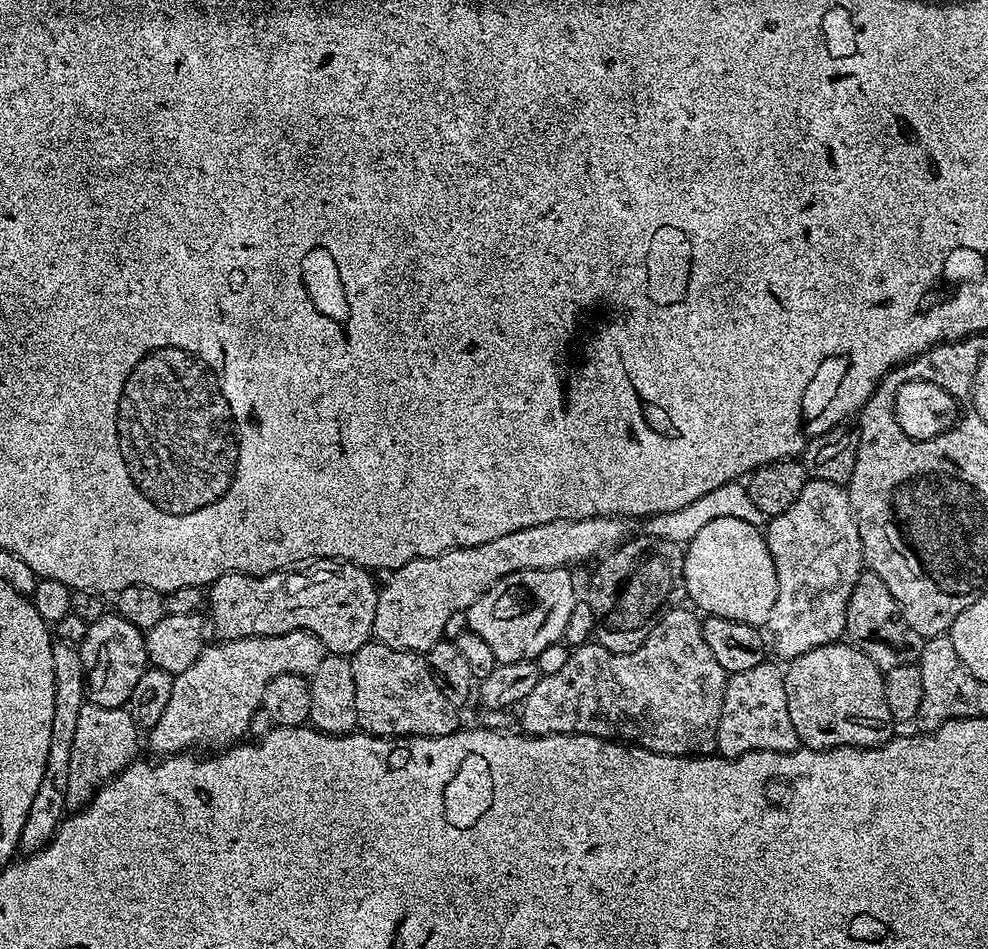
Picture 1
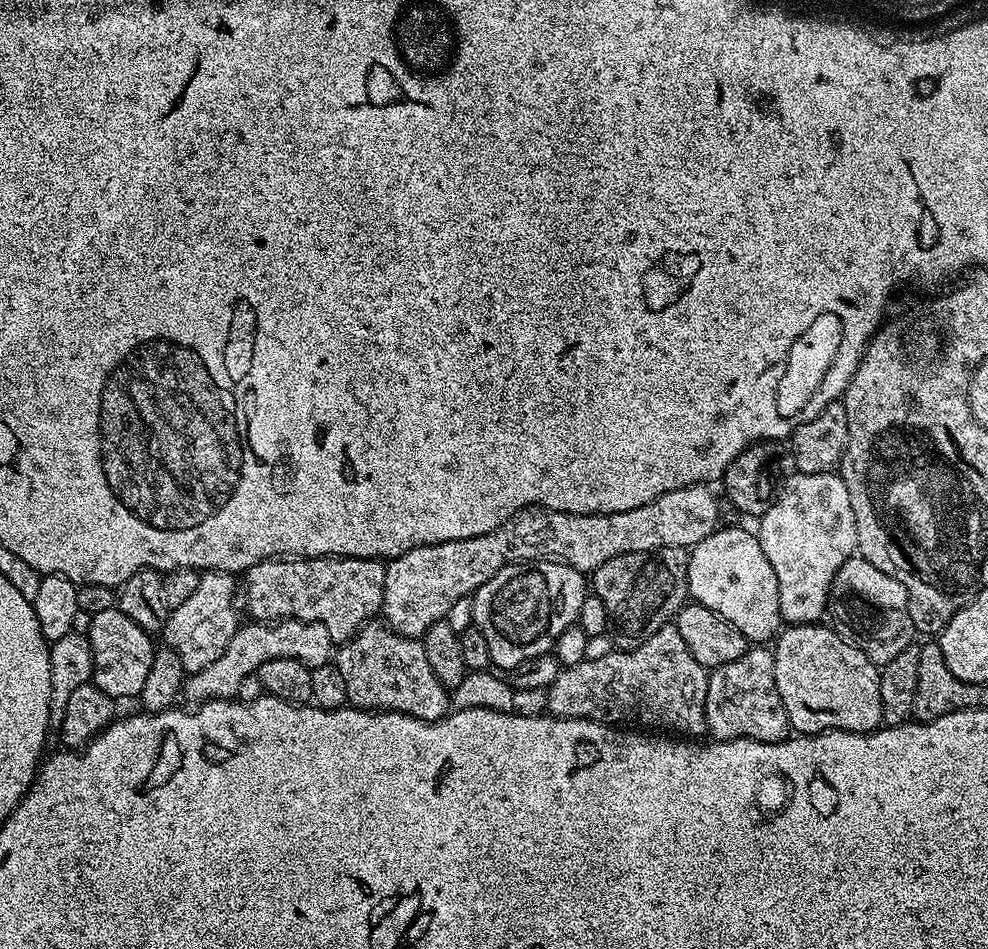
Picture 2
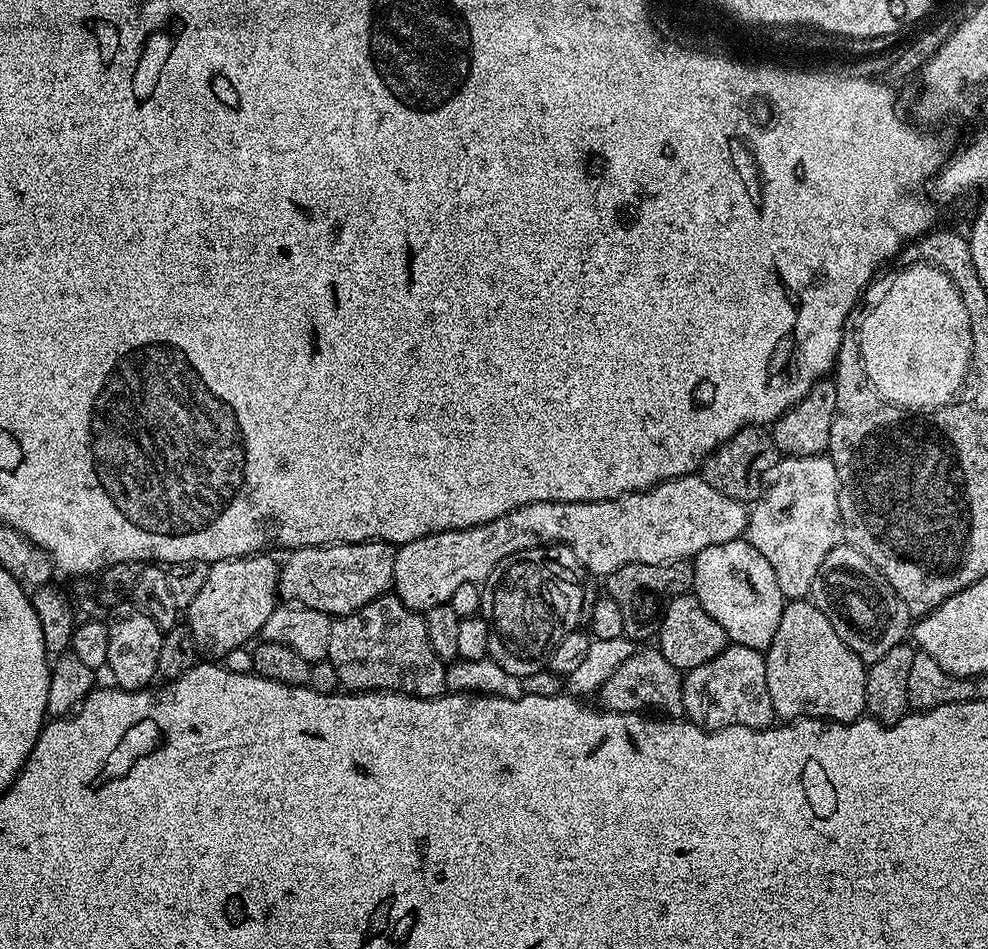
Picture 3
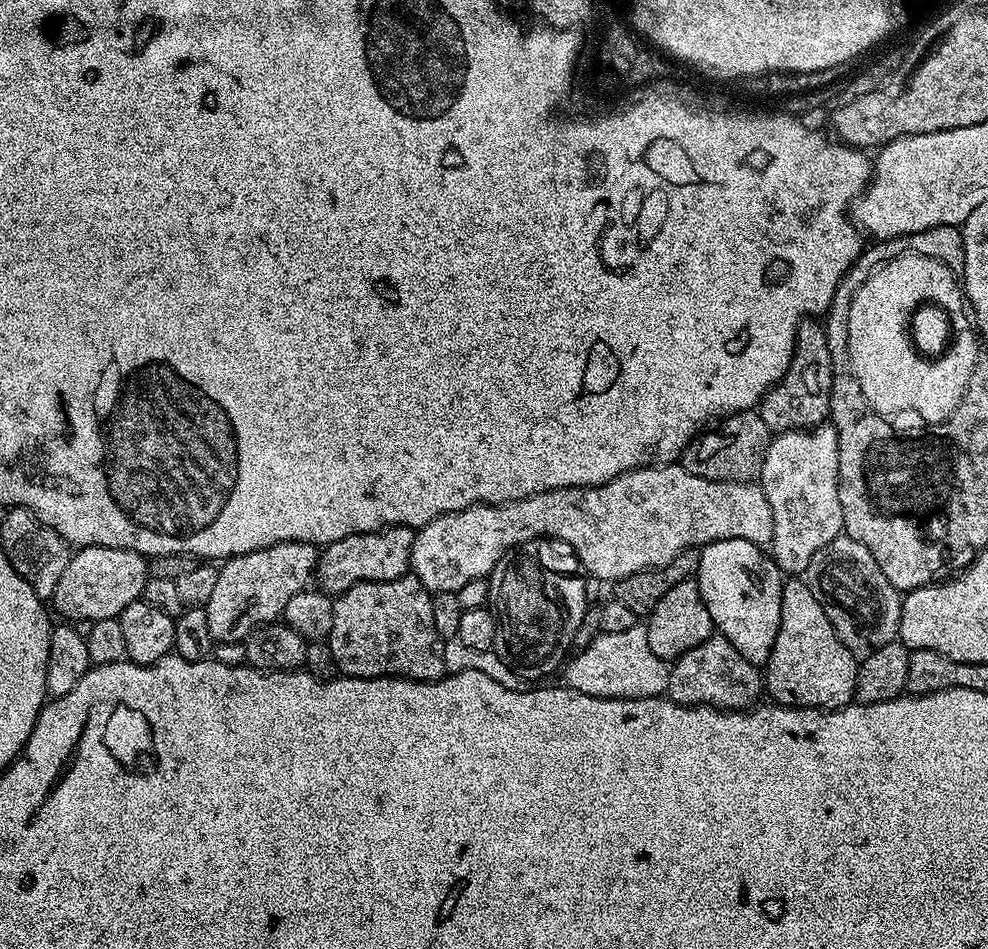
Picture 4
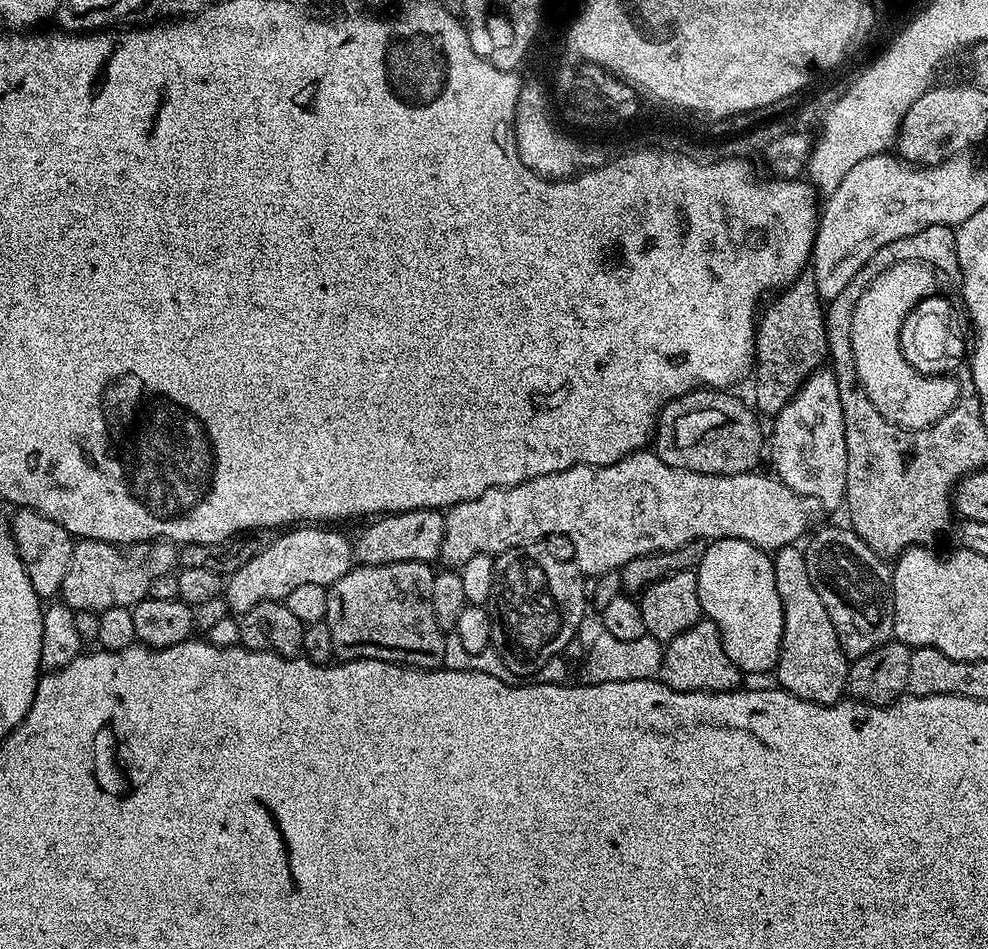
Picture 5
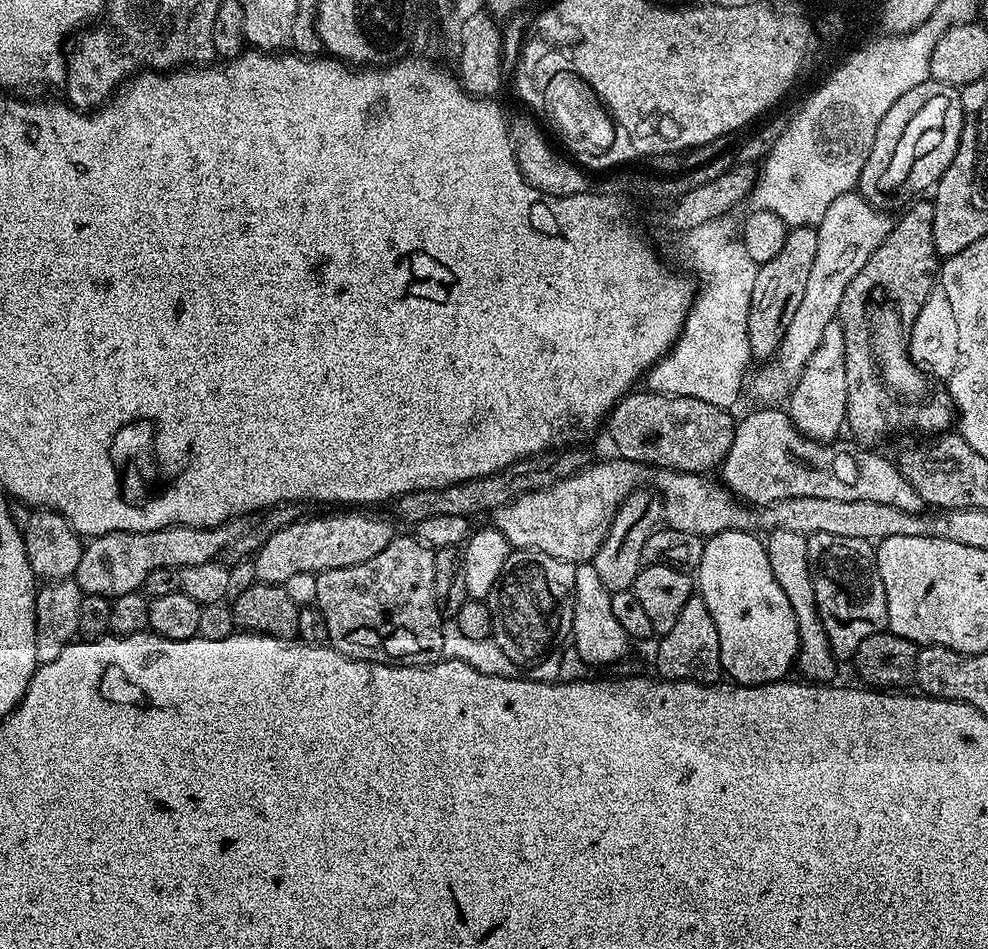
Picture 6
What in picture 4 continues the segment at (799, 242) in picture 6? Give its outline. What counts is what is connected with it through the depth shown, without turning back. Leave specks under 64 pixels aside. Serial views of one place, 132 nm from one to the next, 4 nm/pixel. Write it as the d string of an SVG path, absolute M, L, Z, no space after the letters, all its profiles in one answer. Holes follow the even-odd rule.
M816 318L801 319L790 366L779 382L761 398L758 411L769 432L803 432L829 419L832 410L832 362L828 333Z

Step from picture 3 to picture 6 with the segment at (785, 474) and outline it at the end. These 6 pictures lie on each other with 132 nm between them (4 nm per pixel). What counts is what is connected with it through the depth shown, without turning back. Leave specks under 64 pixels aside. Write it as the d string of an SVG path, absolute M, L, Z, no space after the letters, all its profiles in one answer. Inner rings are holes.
M839 319L831 320L822 334L822 342L818 342L818 350L810 354L810 362L802 370L796 388L786 401L786 411L791 416L794 426L804 436L812 440L831 442L841 435L848 414L848 395L846 394L846 338L842 334Z

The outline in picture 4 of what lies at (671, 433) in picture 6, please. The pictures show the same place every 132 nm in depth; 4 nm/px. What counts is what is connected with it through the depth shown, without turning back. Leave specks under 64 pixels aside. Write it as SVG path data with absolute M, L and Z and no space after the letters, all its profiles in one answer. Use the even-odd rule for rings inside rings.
M756 410L735 412L733 416L723 417L721 424L724 425L717 432L705 431L684 447L684 453L678 461L680 467L690 474L714 482L753 483L760 475L762 462L766 462L766 450L772 445L773 433L769 432L766 422L762 422Z

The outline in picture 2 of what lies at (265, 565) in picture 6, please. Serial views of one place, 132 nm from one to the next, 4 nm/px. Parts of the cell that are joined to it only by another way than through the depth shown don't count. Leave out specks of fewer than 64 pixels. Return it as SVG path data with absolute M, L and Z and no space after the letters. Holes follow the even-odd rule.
M206 572L203 573L198 582L198 590L194 590L194 595L186 602L182 602L182 606L171 609L168 614L168 620L164 624L162 633L163 643L169 652L173 652L178 658L178 662L182 662L185 673L191 674L198 670L206 670L206 666L210 666L210 662L218 662L218 658L222 658L222 654L226 654L226 646L230 646L230 638L234 638L234 634L242 627L242 619L236 613L236 604L238 608L238 580L231 572Z

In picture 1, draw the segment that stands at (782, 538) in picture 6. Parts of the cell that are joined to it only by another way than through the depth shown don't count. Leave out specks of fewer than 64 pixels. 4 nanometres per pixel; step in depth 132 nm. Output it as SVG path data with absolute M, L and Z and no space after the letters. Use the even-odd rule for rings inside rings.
M837 642L827 644L826 646L818 646L798 658L794 658L787 665L784 673L784 681L786 682L786 706L790 706L790 722L794 722L794 730L798 734L803 747L818 748L821 750L825 748L877 748L879 744L884 744L886 741L892 739L894 735L894 721L890 714L890 706L886 706L884 672L878 666L874 666L874 662L870 662L870 658L866 658L866 654L862 654L862 650L853 648L851 643Z

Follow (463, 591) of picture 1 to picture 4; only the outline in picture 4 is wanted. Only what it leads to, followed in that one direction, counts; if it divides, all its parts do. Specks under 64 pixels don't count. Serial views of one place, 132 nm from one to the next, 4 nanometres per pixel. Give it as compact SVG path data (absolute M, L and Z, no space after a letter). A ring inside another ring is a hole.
M679 463L661 464L635 468L633 472L615 476L610 482L593 488L555 488L509 504L476 504L473 508L434 518L416 532L414 546L410 550L410 572L420 579L424 589L430 593L459 594L466 582L491 576L494 566L498 566L500 559L511 548L527 540L551 538L561 545L569 544L576 551L580 559L579 567L589 577L592 575L600 580L615 582L625 580L635 572L662 570L688 548L699 549L705 544L730 538L742 538L751 544L768 546L772 543L773 534L774 514L759 483L714 482L690 474Z

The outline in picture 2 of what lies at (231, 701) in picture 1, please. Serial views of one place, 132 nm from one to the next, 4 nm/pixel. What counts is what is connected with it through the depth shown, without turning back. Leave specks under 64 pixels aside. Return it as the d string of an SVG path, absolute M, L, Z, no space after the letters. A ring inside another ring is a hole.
M277 620L275 622L248 622L230 638L226 654L218 662L210 662L206 670L191 673L184 681L183 695L195 702L230 700L239 694L239 686L247 675L255 673L266 662L276 658L305 661L309 668L321 668L334 656L334 641L324 624L306 624L303 620Z

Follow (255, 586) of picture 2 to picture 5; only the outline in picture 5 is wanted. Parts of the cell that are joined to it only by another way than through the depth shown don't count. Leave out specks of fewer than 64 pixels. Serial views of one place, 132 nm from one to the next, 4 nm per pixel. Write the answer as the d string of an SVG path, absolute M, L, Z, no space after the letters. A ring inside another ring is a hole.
M419 508L393 512L373 519L372 524L354 540L354 560L360 566L382 566L394 562L426 564L440 560L442 538L446 530L445 513L439 508Z

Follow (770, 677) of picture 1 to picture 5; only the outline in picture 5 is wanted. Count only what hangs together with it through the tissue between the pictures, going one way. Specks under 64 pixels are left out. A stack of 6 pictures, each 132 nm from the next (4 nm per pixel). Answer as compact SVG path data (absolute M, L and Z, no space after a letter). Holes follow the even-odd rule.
M702 618L690 626L690 630L663 645L658 679L675 692L734 692L741 687L742 673L734 662L730 662L718 626L714 621Z

